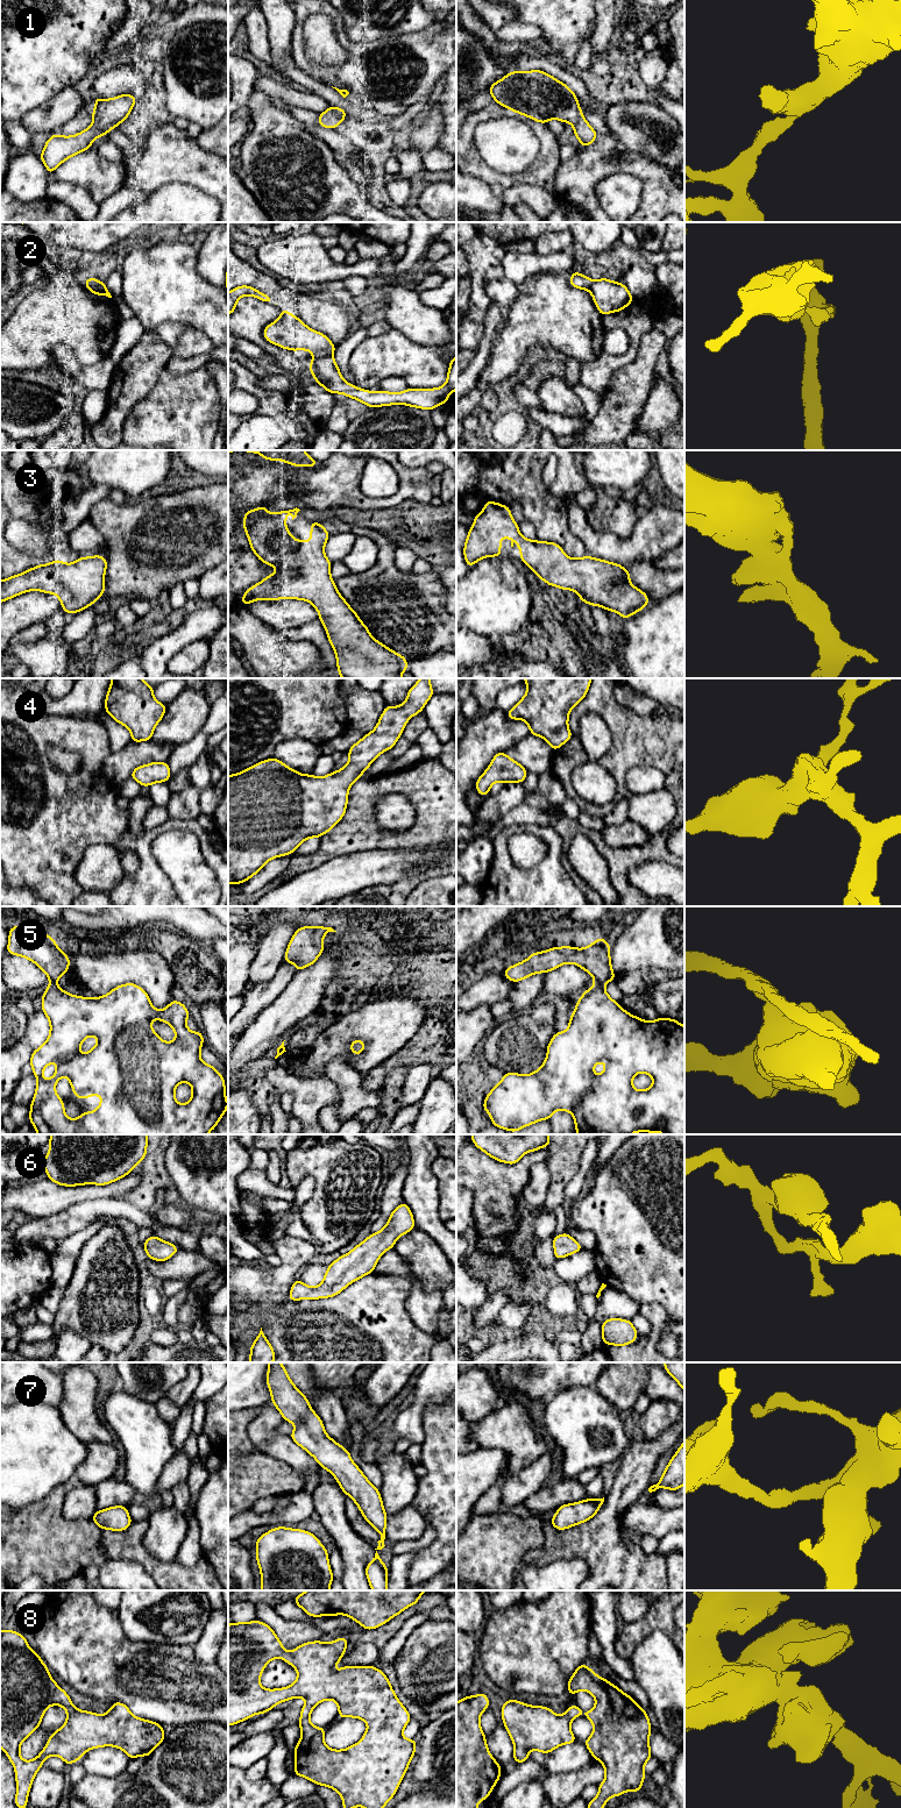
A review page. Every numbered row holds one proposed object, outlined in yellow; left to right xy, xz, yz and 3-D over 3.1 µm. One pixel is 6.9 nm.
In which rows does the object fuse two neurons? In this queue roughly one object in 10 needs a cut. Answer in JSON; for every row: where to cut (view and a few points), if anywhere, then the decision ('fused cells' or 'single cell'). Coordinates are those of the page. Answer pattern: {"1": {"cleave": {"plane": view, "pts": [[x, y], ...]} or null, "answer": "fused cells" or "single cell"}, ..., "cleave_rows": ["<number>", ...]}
{"1": {"cleave": null, "answer": "single cell"}, "2": {"cleave": {"plane": "xz", "pts": [[332, 355], [314, 358]]}, "answer": "fused cells"}, "3": {"cleave": null, "answer": "single cell"}, "4": {"cleave": null, "answer": "single cell"}, "5": {"cleave": {"plane": "yz", "pts": [[595, 983], [602, 986]]}, "answer": "fused cells"}, "6": {"cleave": null, "answer": "single cell"}, "7": {"cleave": null, "answer": "single cell"}, "8": {"cleave": null, "answer": "single cell"}, "cleave_rows": ["2", "5"]}

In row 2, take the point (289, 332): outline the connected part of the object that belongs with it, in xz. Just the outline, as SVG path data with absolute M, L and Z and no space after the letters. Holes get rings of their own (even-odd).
M281 308L281 316L269 323L263 336L270 343L288 350L307 350L314 358L332 357L335 350L326 335L308 328L292 313Z

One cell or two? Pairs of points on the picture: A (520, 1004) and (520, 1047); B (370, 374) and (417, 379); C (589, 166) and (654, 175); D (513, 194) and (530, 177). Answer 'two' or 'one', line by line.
A: two
B: one
C: one
D: two

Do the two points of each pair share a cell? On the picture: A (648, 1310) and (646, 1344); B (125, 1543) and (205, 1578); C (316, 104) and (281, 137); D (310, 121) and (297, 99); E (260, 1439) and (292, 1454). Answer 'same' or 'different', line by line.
A: same
B: same
C: different
D: different
E: same

